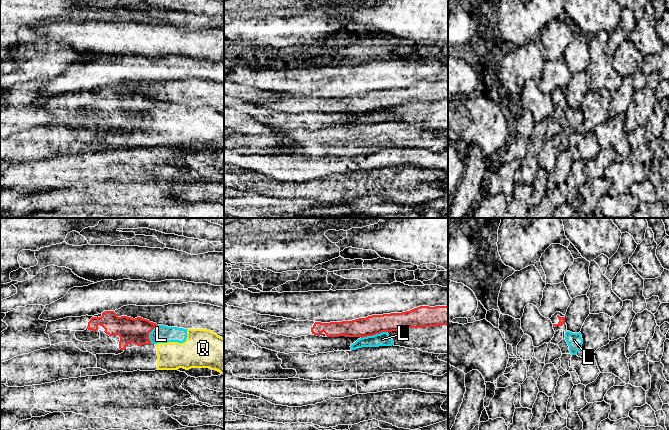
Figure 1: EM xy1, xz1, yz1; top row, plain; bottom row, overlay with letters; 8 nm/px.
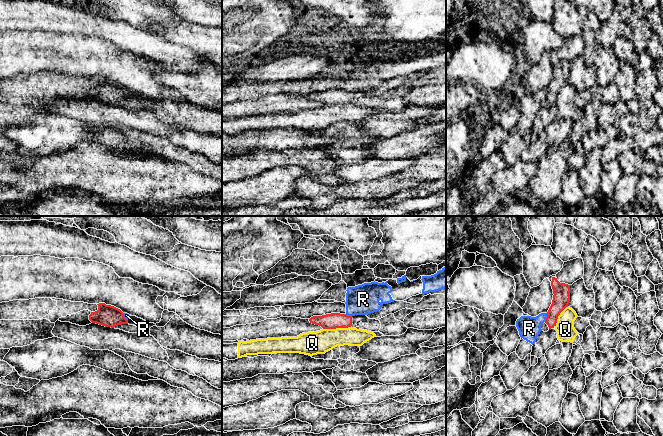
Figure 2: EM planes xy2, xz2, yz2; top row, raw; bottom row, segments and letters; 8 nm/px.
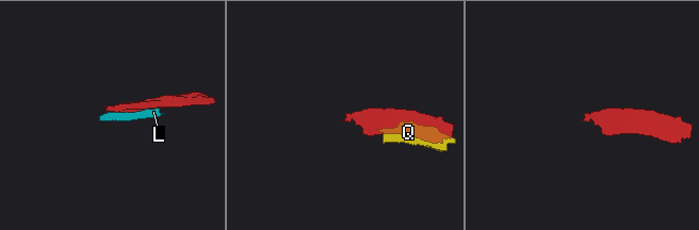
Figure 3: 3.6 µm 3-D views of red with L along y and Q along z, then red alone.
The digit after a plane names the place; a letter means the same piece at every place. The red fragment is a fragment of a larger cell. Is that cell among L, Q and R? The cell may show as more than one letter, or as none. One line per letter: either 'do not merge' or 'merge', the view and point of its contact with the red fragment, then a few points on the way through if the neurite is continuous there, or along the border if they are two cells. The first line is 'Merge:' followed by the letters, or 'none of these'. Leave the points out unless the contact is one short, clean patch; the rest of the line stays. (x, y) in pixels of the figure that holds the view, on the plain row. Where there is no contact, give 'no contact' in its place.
Merge: none of these
L: do not merge; contact xz1 (374, 110)
Q: do not merge; contact xz2 (336, 103)
R: do not merge; contact yz2 (547, 93); border yz2 (547, 89), (544, 97)

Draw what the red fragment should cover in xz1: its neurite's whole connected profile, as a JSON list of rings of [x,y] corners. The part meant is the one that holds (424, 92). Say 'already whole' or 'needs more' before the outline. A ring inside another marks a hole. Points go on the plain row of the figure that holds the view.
needs more | [[[420,82],[402,89],[372,91],[352,97],[330,99],[286,95],[261,99],[254,104],[293,114],[308,111],[363,114],[382,108],[439,101],[448,101],[448,82]]]

